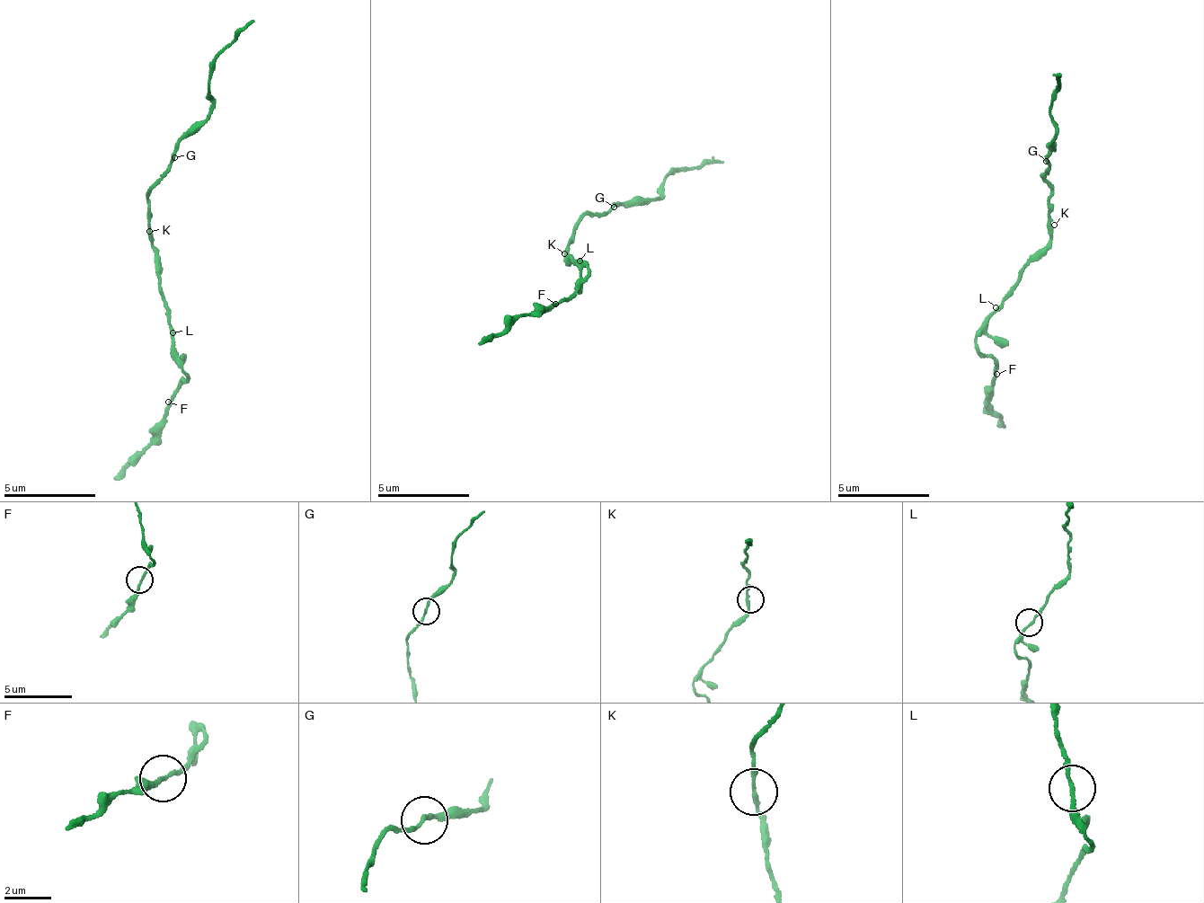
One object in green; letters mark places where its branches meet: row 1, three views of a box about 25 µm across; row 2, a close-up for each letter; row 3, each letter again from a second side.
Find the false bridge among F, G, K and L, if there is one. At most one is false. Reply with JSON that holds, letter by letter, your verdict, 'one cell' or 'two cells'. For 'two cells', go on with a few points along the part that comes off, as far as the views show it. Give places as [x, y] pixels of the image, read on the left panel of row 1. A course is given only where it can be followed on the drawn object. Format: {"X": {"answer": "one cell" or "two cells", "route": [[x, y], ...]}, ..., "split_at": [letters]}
{"F": {"answer": "one cell"}, "G": {"answer": "one cell"}, "K": {"answer": "one cell"}, "L": {"answer": "one cell"}, "split_at": []}

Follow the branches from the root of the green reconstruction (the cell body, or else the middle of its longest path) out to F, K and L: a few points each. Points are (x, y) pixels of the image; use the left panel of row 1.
F: (152, 250), (169, 330), (188, 378), (181, 380), (181, 388), (168, 402)
K: (152, 250), (149, 231)
L: (152, 250), (155, 256), (154, 267), (161, 280), (160, 295), (166, 313), (165, 319), (172, 332)

